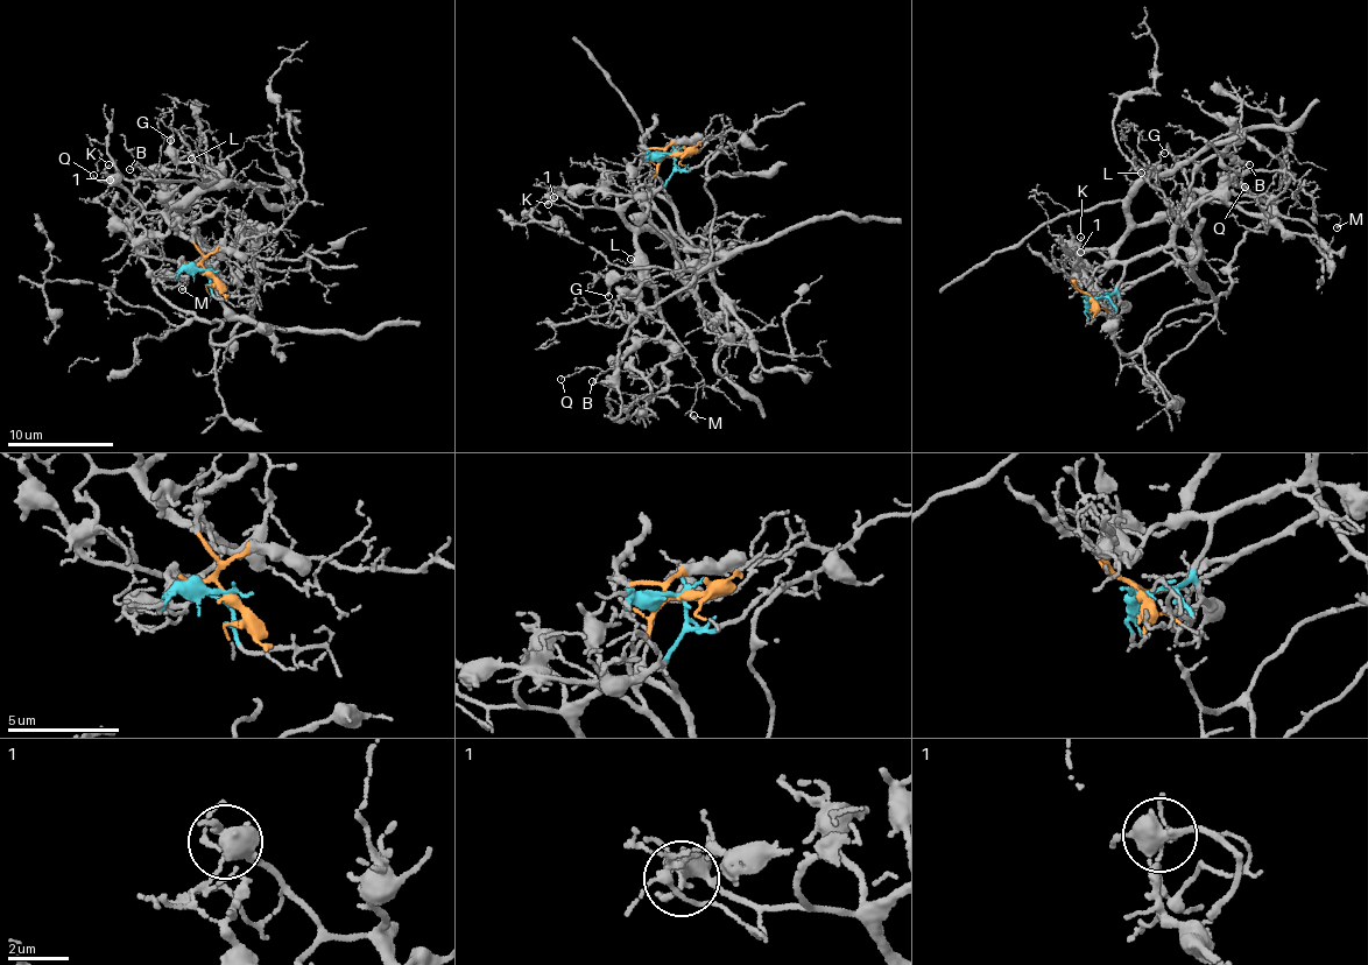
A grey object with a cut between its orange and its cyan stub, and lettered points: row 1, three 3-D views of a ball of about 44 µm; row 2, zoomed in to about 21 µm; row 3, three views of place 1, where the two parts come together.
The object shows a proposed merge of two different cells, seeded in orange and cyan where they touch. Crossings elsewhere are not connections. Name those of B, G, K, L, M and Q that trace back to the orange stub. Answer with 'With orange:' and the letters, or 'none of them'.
With orange: Q

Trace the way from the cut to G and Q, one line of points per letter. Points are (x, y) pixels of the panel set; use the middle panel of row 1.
G: (674, 155), (668, 198), (637, 197), (621, 210), (630, 224), (667, 234), (672, 270), (622, 276), (608, 296)
Q: (674, 154), (648, 188), (677, 237), (721, 260), (628, 328), (614, 379), (585, 367), (562, 379)

